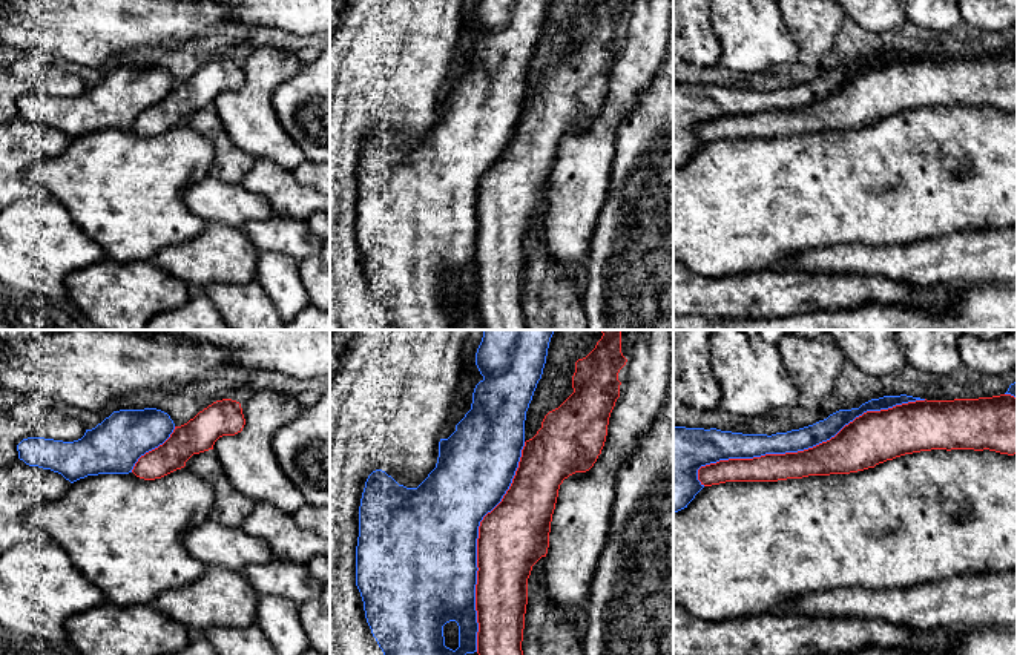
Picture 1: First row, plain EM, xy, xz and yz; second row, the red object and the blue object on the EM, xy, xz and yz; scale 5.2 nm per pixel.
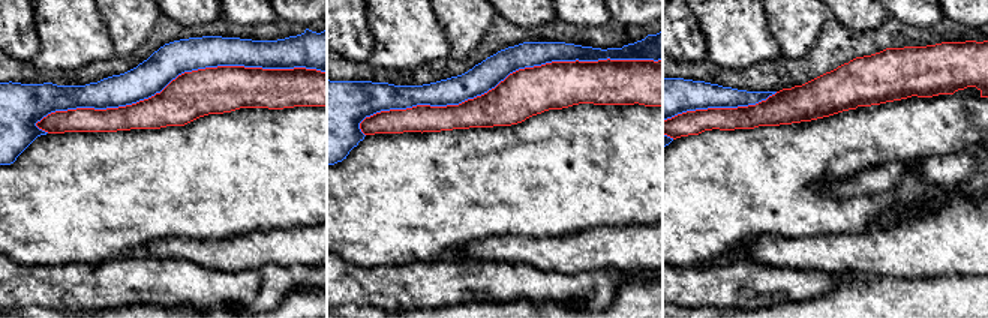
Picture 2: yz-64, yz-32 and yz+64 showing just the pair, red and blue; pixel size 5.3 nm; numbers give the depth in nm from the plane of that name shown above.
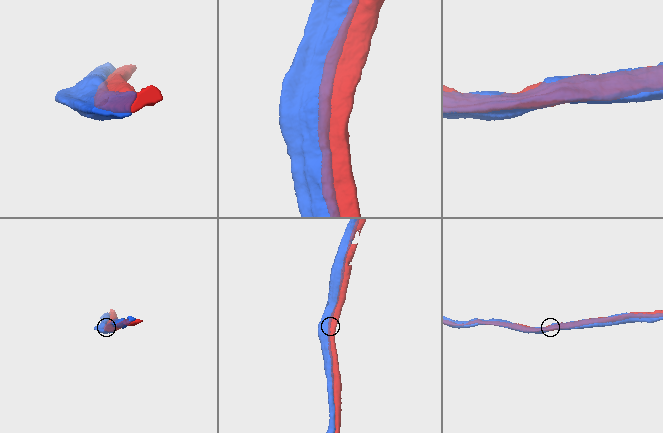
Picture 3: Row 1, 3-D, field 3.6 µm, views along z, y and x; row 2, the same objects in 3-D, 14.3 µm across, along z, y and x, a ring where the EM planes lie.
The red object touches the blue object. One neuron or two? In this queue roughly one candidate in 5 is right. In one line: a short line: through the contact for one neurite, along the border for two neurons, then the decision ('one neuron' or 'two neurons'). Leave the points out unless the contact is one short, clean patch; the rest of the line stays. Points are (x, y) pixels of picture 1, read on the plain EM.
two neurons

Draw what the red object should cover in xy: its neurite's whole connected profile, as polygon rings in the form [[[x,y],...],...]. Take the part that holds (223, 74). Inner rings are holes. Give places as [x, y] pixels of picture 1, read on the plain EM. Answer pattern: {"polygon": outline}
{"polygon": [[[216,57],[187,80],[175,83],[163,101],[138,115],[132,129],[144,137],[161,135],[184,124],[193,110],[213,106],[219,94],[241,89],[244,81],[245,75],[239,58]]]}

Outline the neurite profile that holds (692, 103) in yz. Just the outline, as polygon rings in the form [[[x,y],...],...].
[[[907,51],[884,52],[859,64],[839,66],[813,81],[787,89],[742,91],[716,84],[673,83],[673,169],[678,169],[704,144],[698,137],[701,123],[729,115],[753,115],[765,110],[798,109],[834,94],[845,81],[867,67],[925,57]]]

